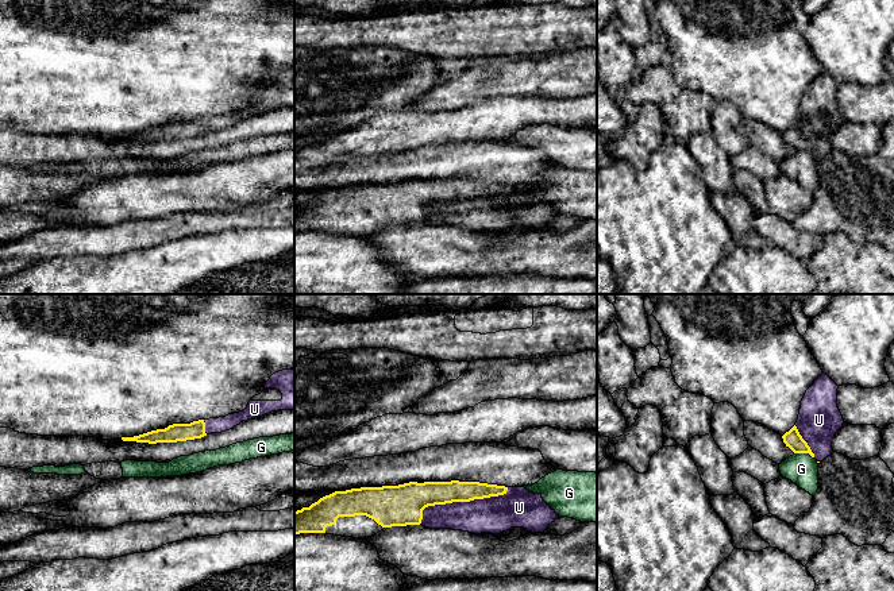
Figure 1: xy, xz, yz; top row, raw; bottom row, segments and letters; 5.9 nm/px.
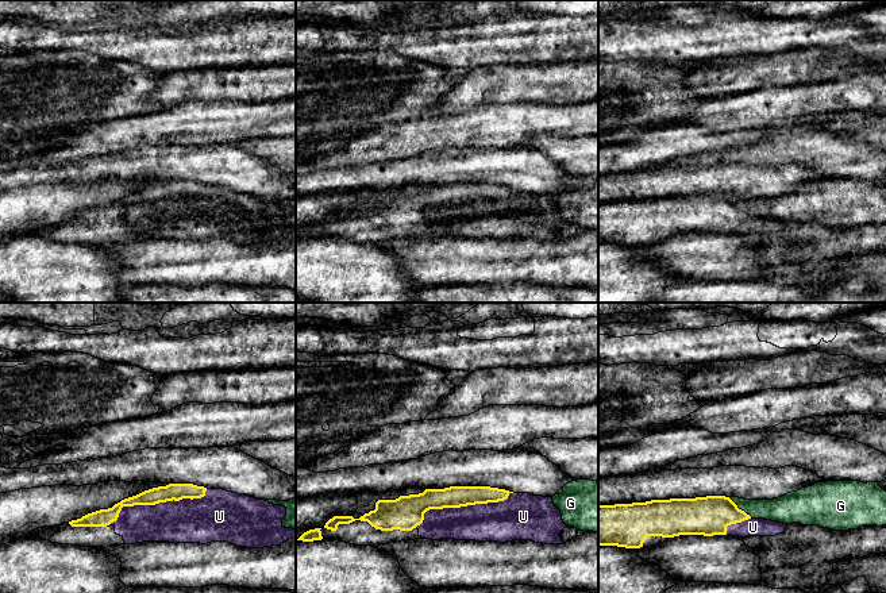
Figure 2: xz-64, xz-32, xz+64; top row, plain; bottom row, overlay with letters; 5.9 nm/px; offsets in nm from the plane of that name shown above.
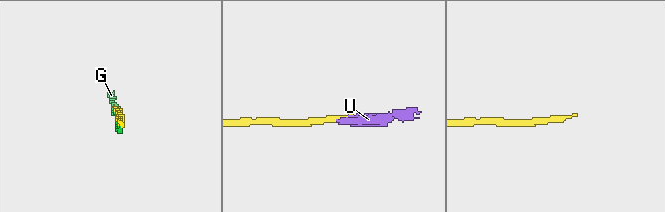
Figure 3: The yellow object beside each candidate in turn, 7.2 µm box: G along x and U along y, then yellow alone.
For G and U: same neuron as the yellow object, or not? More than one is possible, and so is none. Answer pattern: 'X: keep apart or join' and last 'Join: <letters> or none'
G: keep apart
U: join
Join: U

